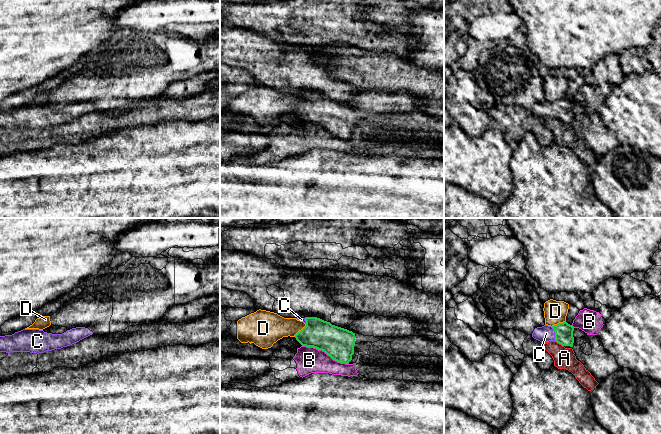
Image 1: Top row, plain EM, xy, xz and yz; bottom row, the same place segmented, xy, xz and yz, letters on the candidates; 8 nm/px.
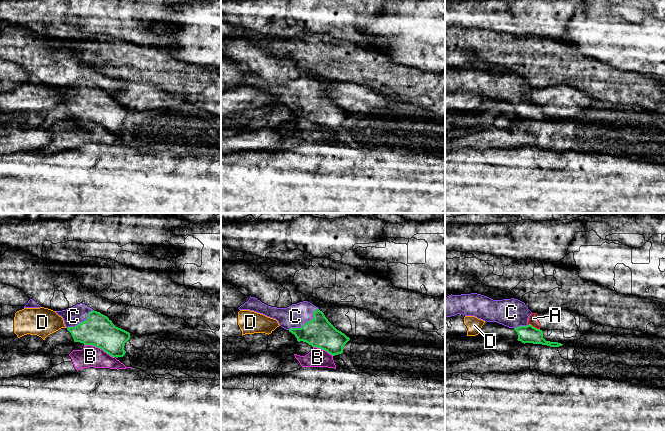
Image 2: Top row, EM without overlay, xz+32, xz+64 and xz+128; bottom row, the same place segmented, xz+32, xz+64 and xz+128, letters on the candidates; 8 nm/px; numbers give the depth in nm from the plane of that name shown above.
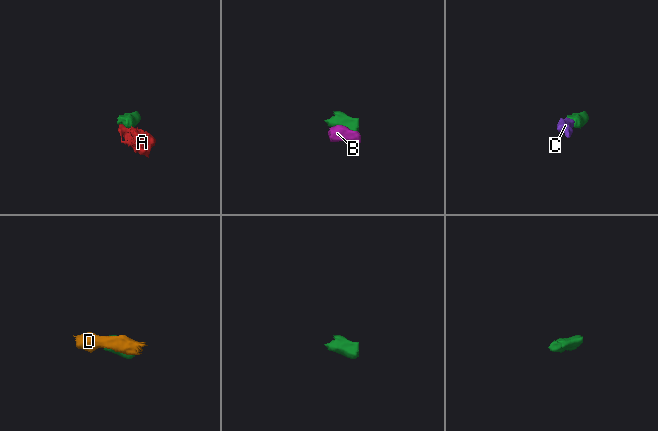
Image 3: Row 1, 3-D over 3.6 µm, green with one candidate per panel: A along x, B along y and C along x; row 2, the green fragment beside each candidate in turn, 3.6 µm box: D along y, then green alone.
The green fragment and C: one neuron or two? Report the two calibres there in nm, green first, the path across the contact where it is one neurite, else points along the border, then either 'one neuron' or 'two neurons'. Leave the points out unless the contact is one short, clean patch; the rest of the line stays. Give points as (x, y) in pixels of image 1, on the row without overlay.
140/130 nm | across yz (563, 107), (555, 110), (546, 109) | one neuron

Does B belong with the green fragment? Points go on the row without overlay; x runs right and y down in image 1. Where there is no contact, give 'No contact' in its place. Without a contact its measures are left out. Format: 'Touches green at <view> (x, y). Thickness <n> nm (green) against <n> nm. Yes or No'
Touches green at xz (325, 128). Thickness 240 nm (green) against 220 nm. No

